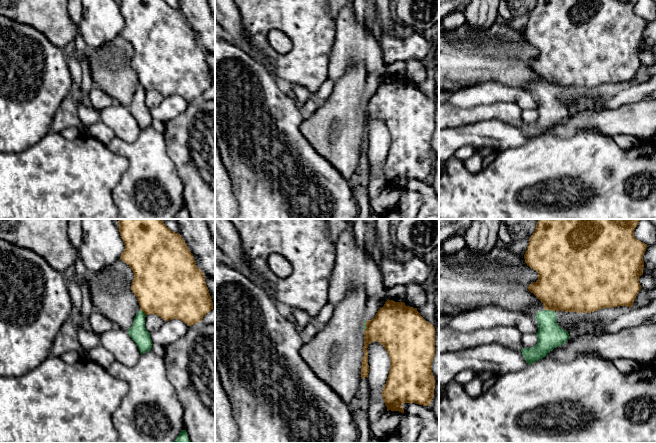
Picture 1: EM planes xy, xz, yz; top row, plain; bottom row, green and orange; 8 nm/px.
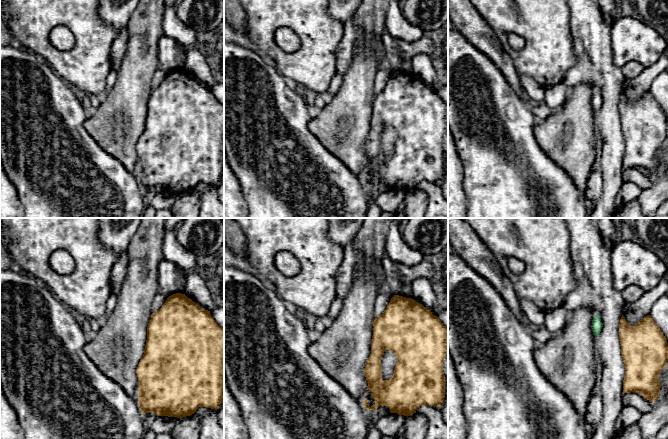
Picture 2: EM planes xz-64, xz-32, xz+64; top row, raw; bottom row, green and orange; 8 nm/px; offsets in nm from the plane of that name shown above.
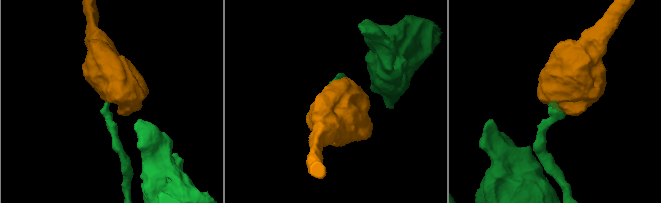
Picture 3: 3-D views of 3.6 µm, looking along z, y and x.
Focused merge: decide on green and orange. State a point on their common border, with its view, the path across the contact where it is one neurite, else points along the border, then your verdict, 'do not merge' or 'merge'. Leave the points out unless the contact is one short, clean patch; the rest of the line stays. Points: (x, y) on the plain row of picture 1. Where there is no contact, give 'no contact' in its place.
yz (549, 86) | along yz (544, 85), (550, 85), (554, 88) | do not merge

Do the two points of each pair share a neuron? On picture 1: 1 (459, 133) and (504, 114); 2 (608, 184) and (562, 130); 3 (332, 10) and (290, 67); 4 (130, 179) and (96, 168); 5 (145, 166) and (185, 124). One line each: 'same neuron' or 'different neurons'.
1: different neurons
2: different neurons
3: different neurons
4: different neurons
5: different neurons

